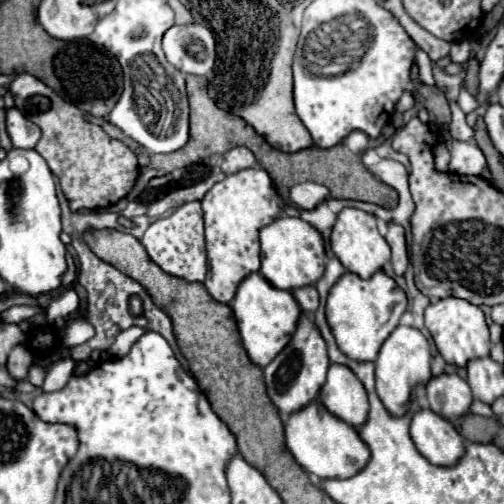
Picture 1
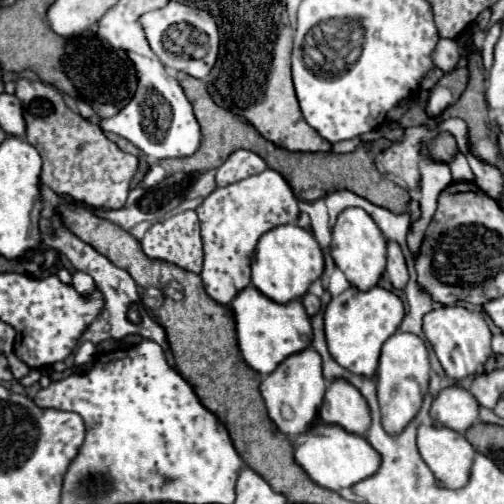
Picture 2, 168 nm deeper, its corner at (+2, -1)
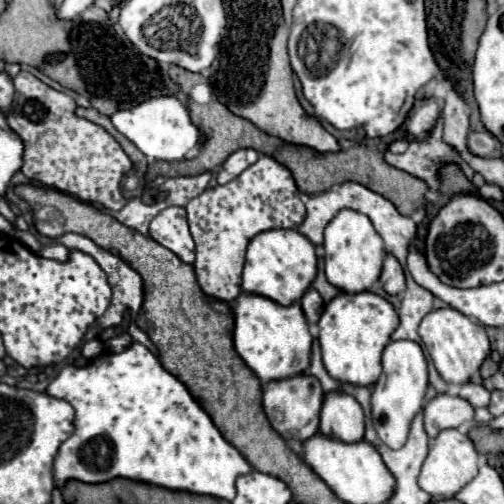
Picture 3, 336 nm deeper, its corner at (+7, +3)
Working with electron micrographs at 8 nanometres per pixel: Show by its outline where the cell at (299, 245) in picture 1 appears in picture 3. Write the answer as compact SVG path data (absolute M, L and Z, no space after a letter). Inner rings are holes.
M269 229L253 237L247 247L243 269L243 291L263 295L281 305L291 305L301 299L317 273L315 245L297 229Z

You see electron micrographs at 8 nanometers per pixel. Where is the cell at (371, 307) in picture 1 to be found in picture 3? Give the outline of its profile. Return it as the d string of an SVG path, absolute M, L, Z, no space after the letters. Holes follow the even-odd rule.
M339 291L339 295L333 297L329 305L325 305L325 311L318 322L317 339L329 375L337 377L339 381L371 387L381 375L381 353L389 343L389 337L397 329L397 325L399 325L397 311L387 299L371 291L361 293Z

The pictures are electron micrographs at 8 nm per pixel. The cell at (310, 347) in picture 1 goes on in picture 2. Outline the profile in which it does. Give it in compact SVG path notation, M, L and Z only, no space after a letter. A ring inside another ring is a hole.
M312 347L288 357L284 363L278 365L278 369L274 373L270 373L262 379L260 391L266 401L266 409L268 409L270 419L276 423L276 427L284 435L304 433L306 429L310 429L314 425L316 415L318 415L318 407L320 407L322 397L326 393L326 379L322 375L322 359L318 357L318 353ZM284 405L288 405L292 409L292 419L284 419L284 415L282 415Z

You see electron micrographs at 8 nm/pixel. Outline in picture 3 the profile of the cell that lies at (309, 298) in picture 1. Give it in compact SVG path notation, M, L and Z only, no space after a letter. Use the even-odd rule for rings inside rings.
M311 287L305 291L305 295L301 297L301 307L303 307L303 313L307 317L309 323L317 323L321 313L323 313L323 299L321 295Z

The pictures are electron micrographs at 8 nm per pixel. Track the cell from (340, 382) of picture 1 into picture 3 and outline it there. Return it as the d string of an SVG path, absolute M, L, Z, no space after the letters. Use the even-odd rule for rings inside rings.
M329 391L325 395L319 417L319 431L323 435L341 439L345 443L355 443L363 439L365 417L355 397L349 397L341 391Z

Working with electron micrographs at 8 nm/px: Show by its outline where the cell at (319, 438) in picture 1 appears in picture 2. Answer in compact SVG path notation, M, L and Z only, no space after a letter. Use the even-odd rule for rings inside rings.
M316 423L306 433L294 437L294 457L314 483L332 491L354 487L358 481L372 477L380 465L378 451L364 437L352 435L338 425L326 423Z

